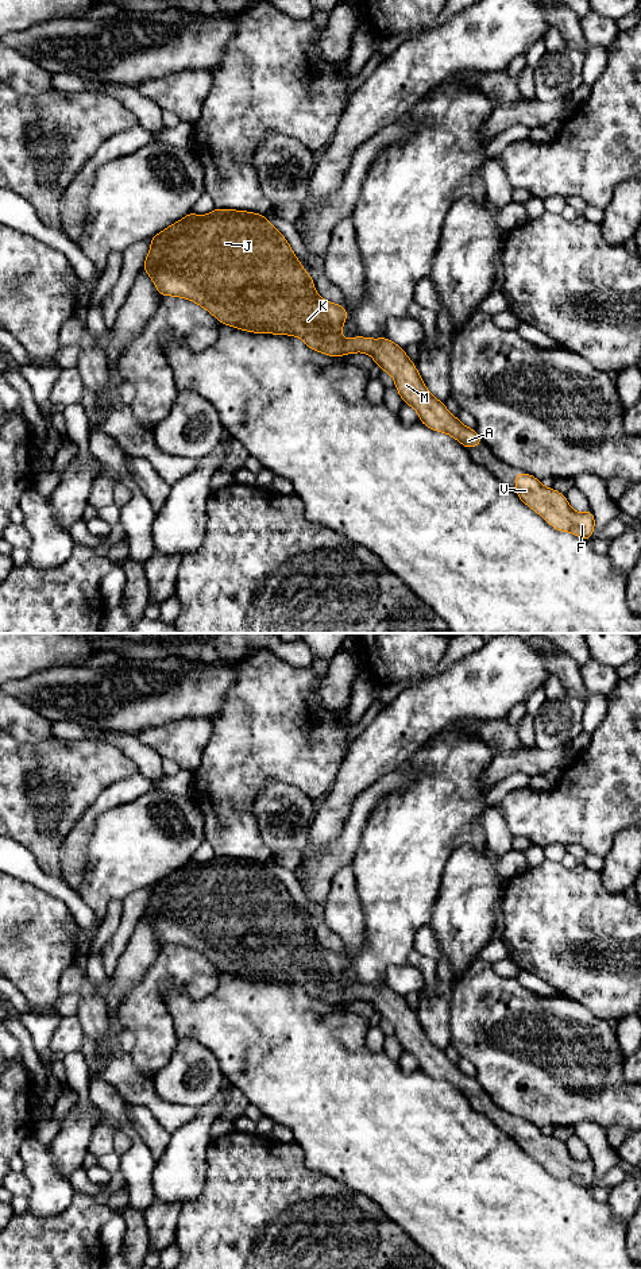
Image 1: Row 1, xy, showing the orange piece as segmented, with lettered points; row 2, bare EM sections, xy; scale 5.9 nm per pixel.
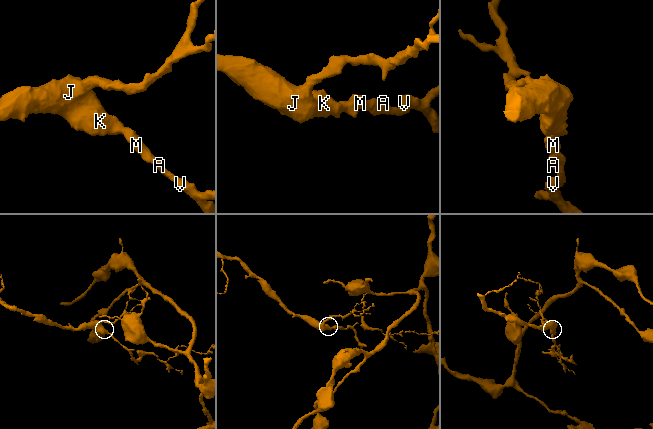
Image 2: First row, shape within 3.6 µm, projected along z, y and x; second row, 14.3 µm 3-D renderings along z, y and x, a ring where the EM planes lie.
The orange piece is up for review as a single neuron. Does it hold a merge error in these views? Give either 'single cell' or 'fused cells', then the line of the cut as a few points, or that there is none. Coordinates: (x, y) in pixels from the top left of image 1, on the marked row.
single cell | no cut

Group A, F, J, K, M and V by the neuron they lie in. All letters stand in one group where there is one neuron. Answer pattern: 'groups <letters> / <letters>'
groups A F J K M V

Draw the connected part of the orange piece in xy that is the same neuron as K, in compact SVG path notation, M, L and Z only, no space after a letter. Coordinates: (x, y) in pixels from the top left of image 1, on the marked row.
M216 208L204 216L190 212L150 242L143 270L151 277L161 296L194 301L221 324L233 328L301 338L310 350L329 356L366 352L382 371L391 374L402 401L416 409L422 424L451 435L466 448L482 443L475 429L464 427L447 410L444 402L428 392L402 347L386 336L382 339L355 336L350 340L341 336L348 316L345 308L328 302L317 294L313 277L305 273L283 235L263 215Z

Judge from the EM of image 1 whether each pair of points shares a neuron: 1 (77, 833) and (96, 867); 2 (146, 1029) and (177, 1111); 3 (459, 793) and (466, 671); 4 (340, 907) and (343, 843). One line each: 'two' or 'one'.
1: two
2: two
3: two
4: two

